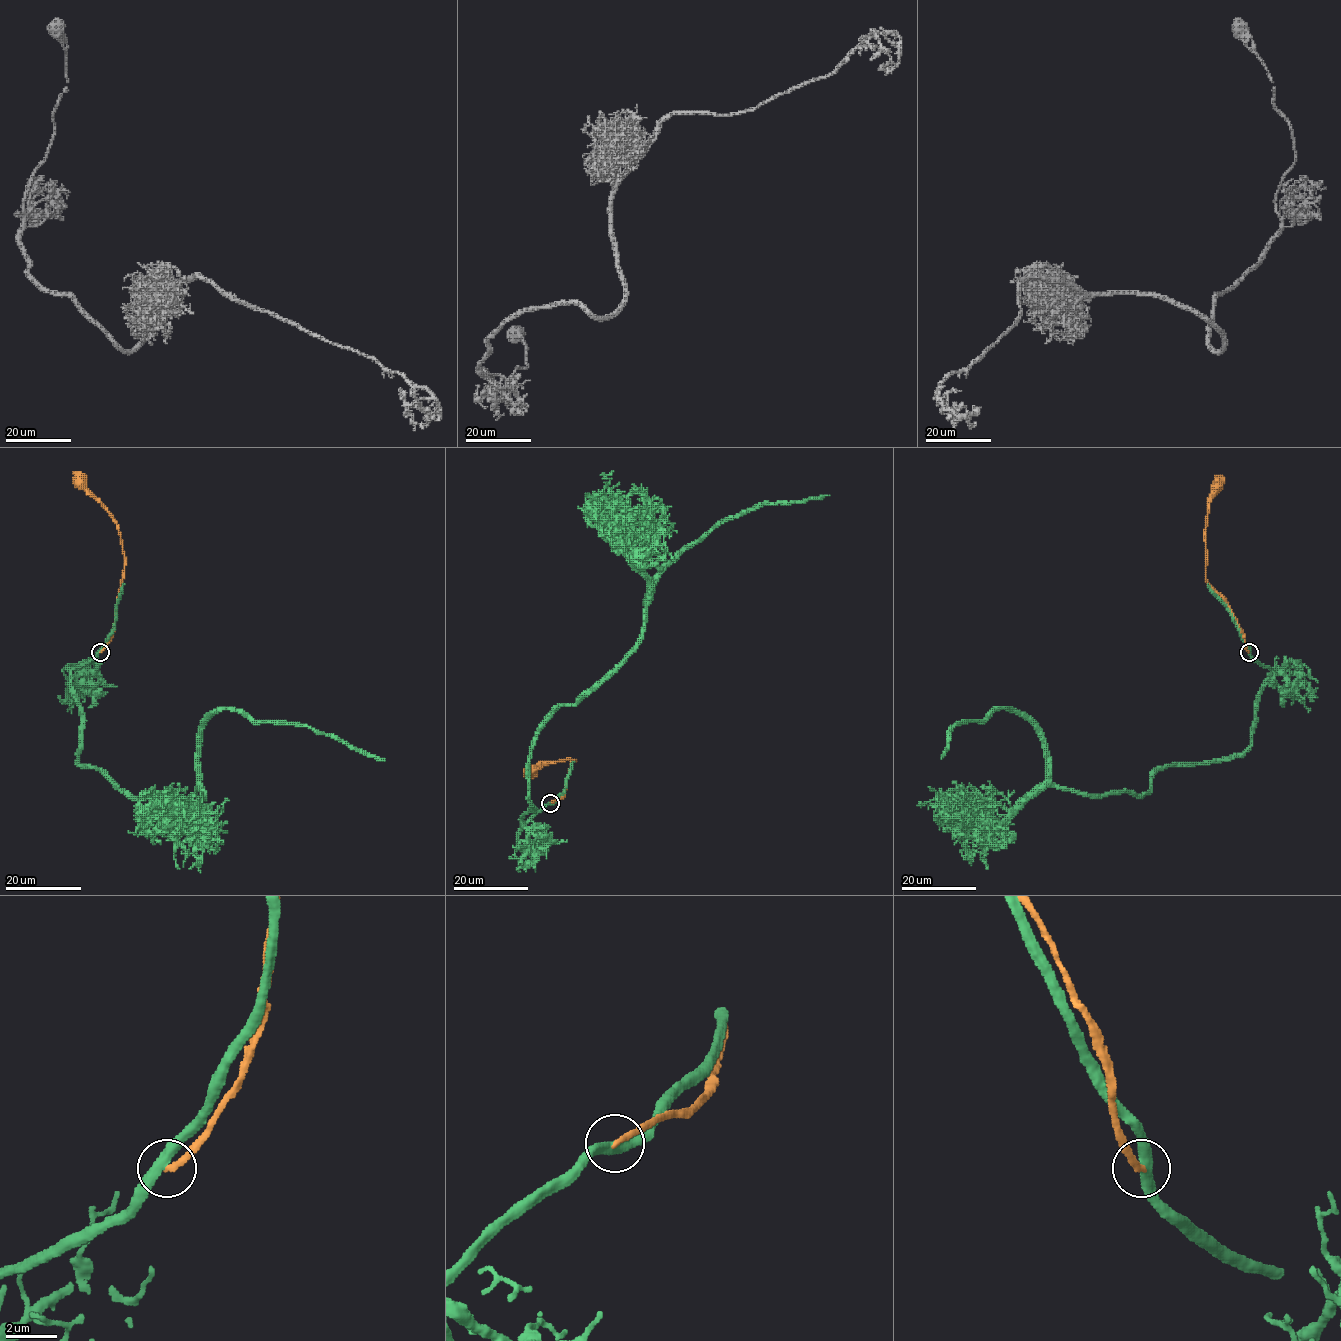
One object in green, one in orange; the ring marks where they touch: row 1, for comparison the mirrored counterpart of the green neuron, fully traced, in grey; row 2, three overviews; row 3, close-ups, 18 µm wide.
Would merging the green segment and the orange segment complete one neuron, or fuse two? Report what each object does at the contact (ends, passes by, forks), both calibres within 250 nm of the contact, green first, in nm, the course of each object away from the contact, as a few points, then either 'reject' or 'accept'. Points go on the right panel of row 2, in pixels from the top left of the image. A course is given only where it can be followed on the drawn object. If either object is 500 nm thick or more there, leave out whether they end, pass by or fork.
green passes by | orange ends | 420/240 nm | green via (1249, 652), (1271, 671), (1252, 742), (1162, 766), (1141, 794), (1060, 789), (1008, 708), (955, 725), (941, 758) | orange via (1249, 652), (1227, 603), (1207, 581), (1205, 542), (1209, 501), (1213, 495), (1213, 482), (1220, 475) | reject

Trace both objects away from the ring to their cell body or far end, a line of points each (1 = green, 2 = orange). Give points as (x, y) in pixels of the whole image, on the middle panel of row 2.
1: (550, 803), (522, 825), (537, 728), (636, 644), (656, 577), (725, 521), (765, 503), (830, 495)
2: (550, 803), (563, 795), (570, 764), (574, 760), (546, 763), (523, 774)

